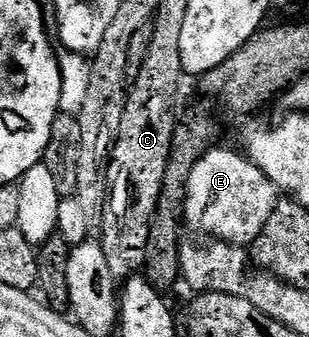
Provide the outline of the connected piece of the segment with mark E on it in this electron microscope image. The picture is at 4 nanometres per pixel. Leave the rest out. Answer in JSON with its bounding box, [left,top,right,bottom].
[184,148,277,248]

